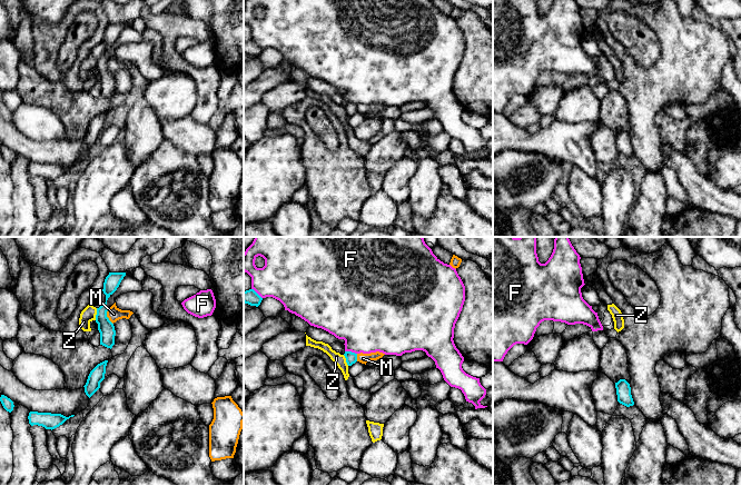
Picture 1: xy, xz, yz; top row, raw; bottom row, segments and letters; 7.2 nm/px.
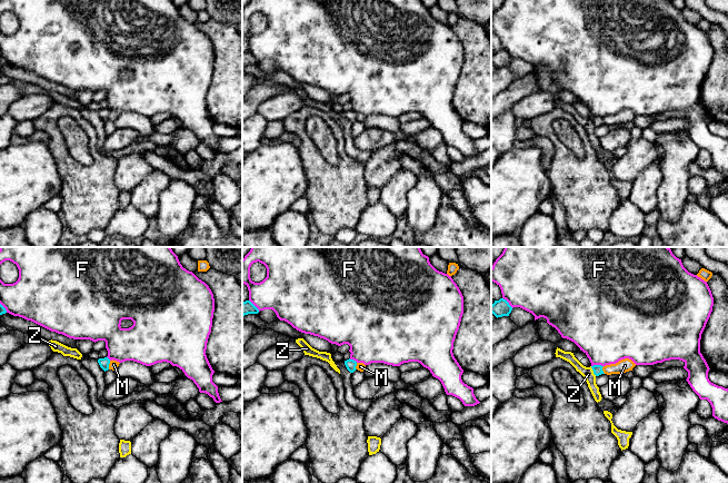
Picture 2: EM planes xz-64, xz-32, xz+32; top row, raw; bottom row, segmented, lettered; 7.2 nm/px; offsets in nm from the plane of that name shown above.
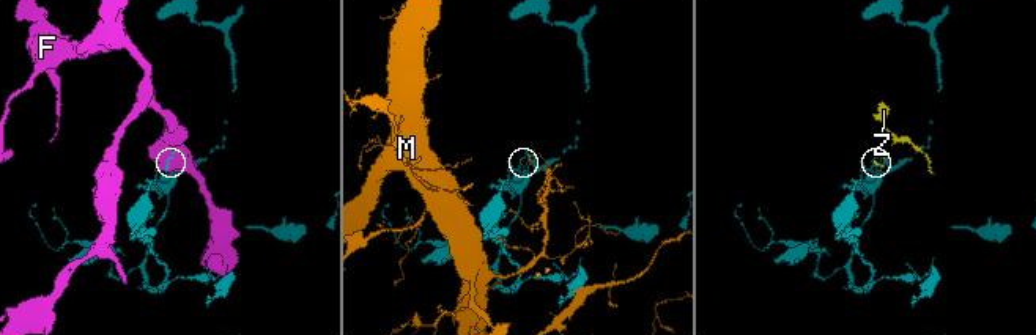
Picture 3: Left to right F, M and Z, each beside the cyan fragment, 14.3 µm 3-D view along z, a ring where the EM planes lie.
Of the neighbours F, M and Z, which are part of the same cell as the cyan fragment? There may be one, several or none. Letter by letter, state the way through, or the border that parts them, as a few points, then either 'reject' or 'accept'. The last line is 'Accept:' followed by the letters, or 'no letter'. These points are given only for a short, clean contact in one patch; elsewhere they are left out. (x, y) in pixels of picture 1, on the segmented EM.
F: reject
M: reject
Z: border along xy (97, 308), (95, 319); reject
Accept: no letter

